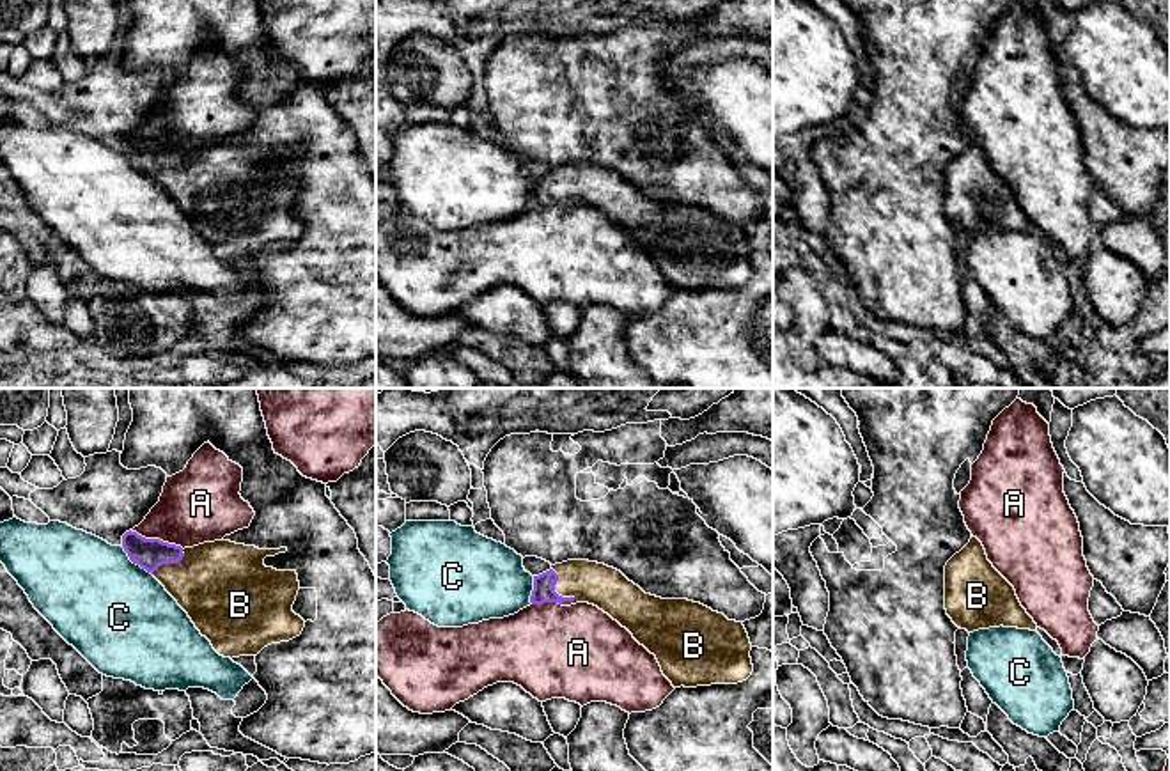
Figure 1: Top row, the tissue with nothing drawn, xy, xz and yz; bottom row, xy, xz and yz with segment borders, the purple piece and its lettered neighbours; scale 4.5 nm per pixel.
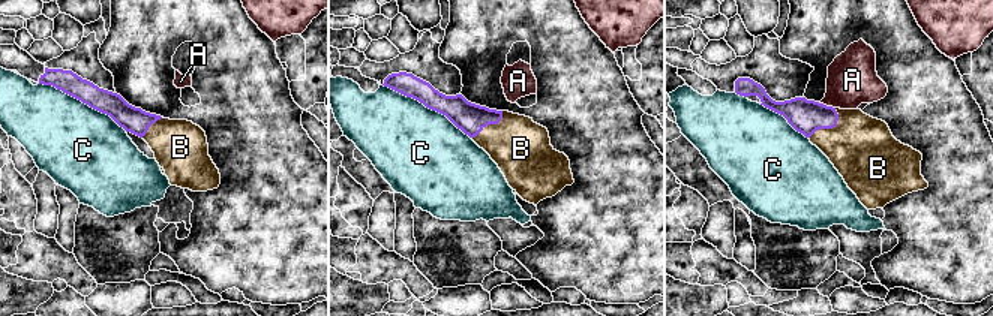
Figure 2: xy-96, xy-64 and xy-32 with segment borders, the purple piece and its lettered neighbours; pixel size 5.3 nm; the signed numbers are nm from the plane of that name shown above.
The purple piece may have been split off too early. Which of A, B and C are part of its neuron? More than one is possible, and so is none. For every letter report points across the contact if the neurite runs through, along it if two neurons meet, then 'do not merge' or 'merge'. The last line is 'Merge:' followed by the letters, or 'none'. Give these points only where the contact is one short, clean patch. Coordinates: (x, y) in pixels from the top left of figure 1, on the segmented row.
A: along xy (130, 530), (183, 548) | do not merge
B: across xz (545, 584), (553, 589), (605, 587) | merge
C: do not merge
Merge: B

